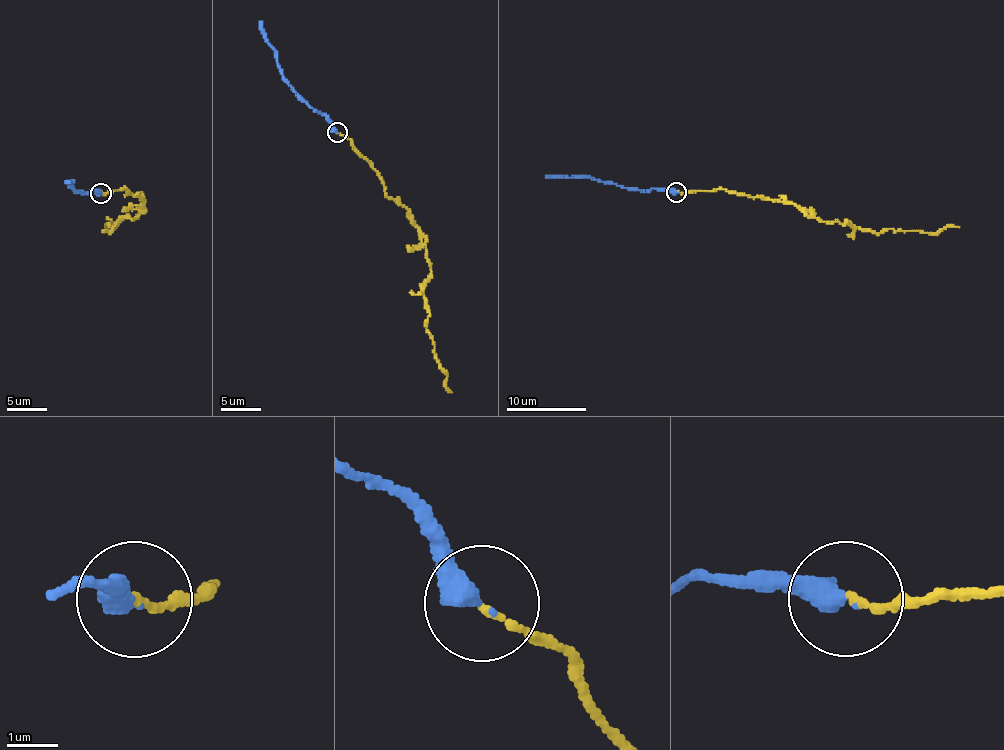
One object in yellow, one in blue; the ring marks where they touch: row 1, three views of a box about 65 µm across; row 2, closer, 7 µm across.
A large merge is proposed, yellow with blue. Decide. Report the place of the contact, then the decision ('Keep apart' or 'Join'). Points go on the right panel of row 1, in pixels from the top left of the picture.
Place: (676, 192). Join

